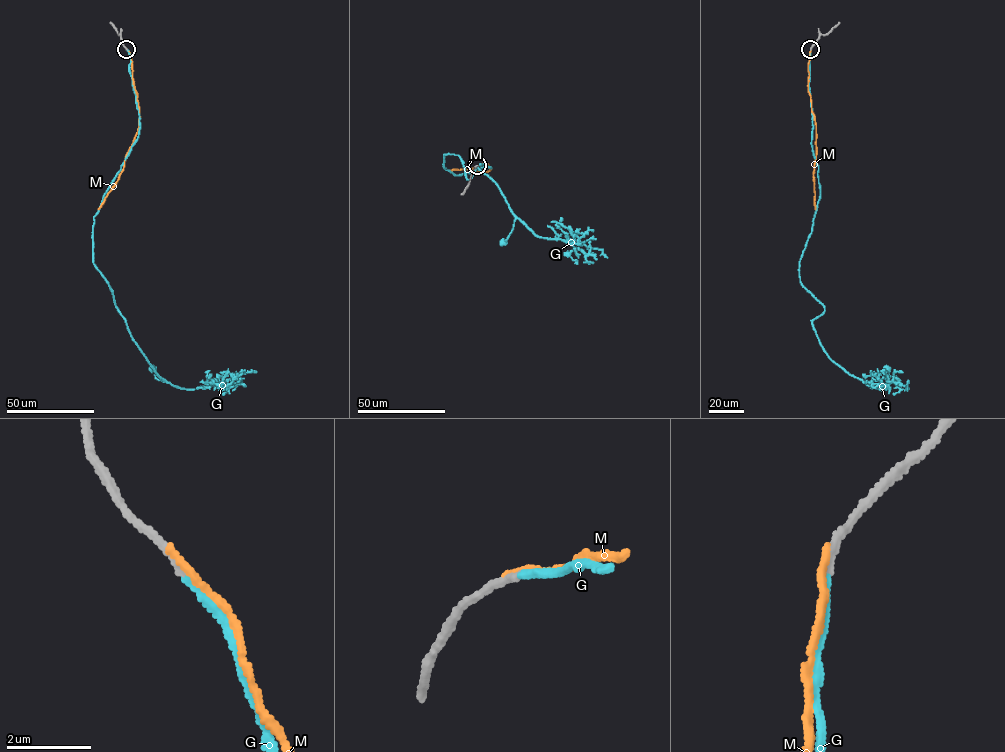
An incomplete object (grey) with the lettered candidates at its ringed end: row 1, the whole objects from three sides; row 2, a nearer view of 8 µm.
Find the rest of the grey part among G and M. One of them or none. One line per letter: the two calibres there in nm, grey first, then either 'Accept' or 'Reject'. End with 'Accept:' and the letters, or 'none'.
G: Thickness 170 nm (grey) against 170 nm. Accept
M: Thickness 200 nm (grey) against 170 nm. Reject
Accept: G

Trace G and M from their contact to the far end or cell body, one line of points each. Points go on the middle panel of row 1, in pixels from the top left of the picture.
G: (478, 166), (491, 168), (455, 175), (444, 154), (499, 188), (516, 218), (502, 242)
M: (477, 166), (485, 162), (490, 169), (449, 171)

